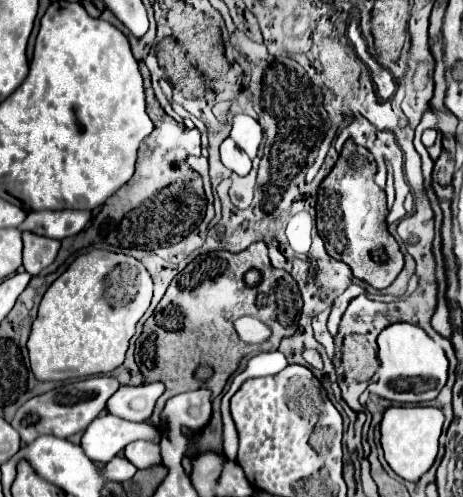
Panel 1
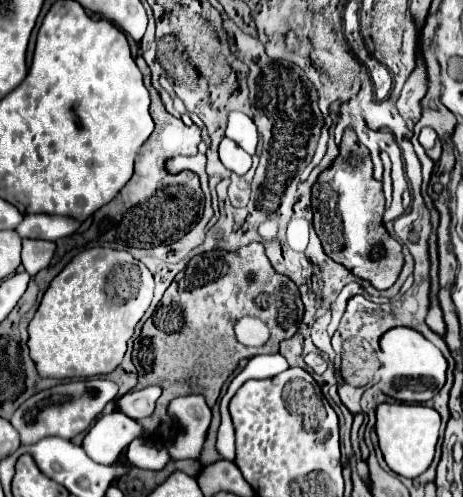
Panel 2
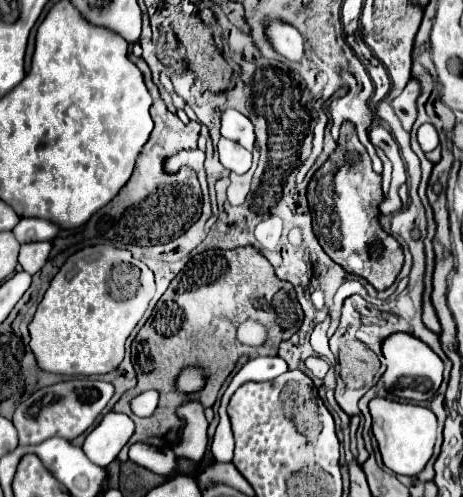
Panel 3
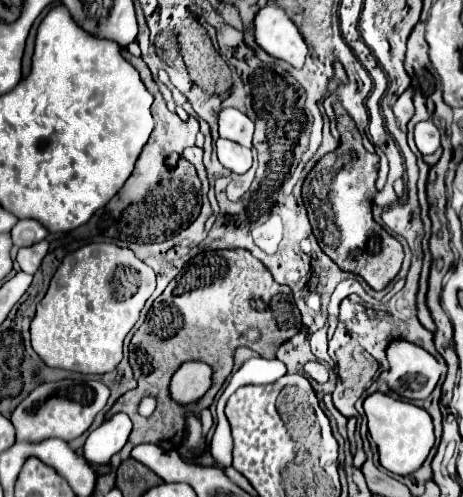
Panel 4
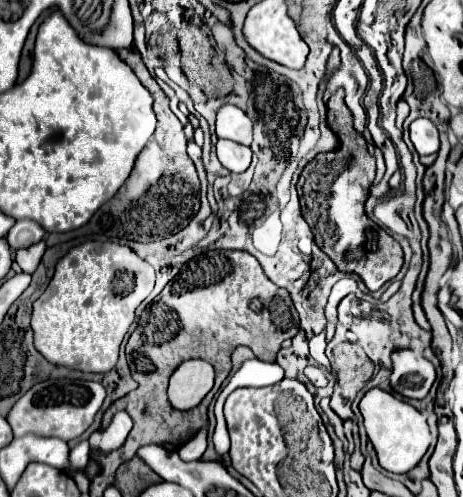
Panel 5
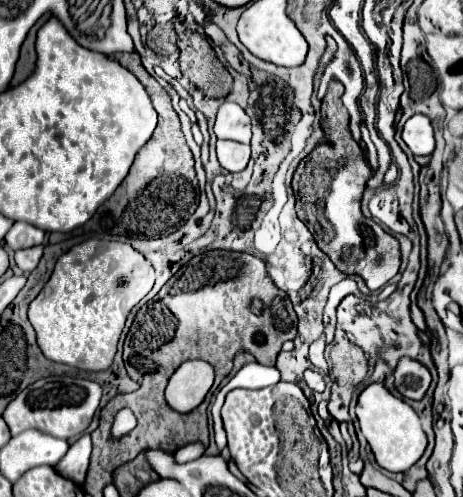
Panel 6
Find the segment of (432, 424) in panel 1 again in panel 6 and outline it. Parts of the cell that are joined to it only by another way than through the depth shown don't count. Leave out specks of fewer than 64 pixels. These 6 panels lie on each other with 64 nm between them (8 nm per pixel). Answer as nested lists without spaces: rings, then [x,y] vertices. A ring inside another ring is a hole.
[[[374,382],[360,392],[356,416],[360,422],[360,430],[368,440],[370,450],[380,468],[390,472],[406,472],[422,456],[426,448],[426,434],[422,430],[418,414],[404,400],[392,396],[384,388],[384,384]]]

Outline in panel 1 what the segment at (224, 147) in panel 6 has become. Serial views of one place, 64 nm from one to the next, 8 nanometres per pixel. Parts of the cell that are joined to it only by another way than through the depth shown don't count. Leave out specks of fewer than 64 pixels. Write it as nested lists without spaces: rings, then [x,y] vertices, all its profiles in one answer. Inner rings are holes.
[[[226,138],[220,146],[220,160],[226,168],[230,168],[232,172],[236,172],[238,176],[246,176],[252,168],[252,160],[248,158],[248,154],[240,152],[240,148],[236,146],[236,142],[232,138]]]

